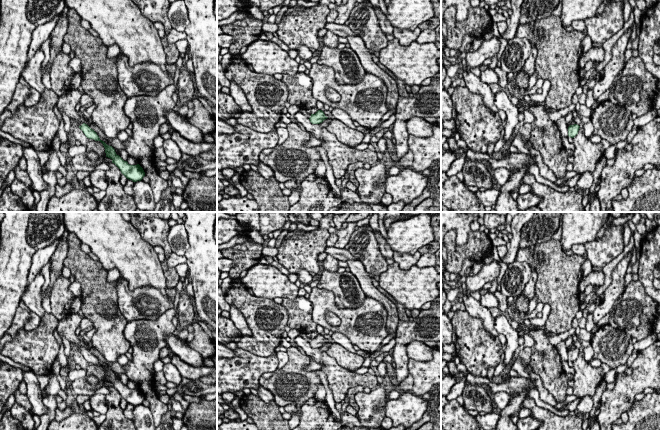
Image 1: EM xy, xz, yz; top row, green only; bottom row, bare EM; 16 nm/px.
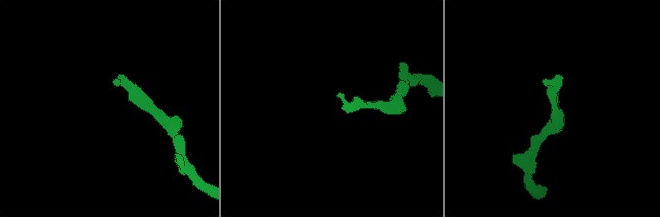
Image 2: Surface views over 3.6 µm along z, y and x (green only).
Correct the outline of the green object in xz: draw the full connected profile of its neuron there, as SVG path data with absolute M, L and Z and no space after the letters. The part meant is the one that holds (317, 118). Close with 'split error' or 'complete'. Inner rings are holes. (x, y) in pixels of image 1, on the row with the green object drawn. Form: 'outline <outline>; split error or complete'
outline M318 110L315 114L311 114L309 120L312 124L320 124L327 118L322 110Z; complete

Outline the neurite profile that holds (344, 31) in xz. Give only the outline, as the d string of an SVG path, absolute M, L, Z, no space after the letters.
M326 22L325 28L328 31L332 31L339 37L343 37L343 38L347 38L349 36L359 36L360 37L360 34L356 34L354 31L352 31L349 28L349 26L344 25L344 24L340 25L340 24L336 24L336 23L327 23Z

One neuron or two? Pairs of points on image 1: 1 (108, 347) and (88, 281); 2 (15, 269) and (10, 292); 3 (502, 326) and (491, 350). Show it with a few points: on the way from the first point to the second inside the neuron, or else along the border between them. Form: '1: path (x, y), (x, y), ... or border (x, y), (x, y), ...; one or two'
1: path (108, 331), (108, 324), (97, 313), (97, 297); one
2: path (10, 275), (10, 286); one
3: border (503, 347), (504, 352); two

